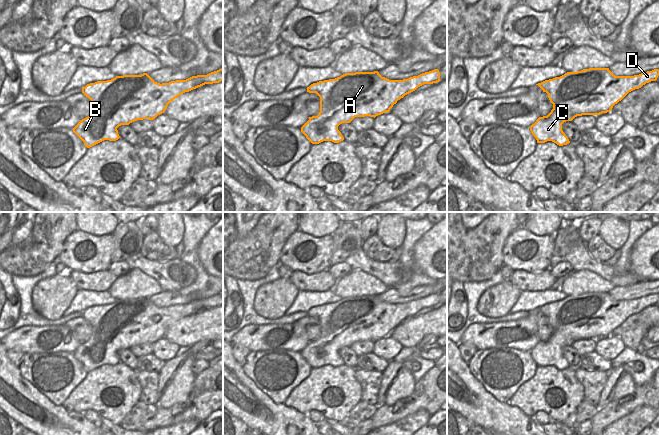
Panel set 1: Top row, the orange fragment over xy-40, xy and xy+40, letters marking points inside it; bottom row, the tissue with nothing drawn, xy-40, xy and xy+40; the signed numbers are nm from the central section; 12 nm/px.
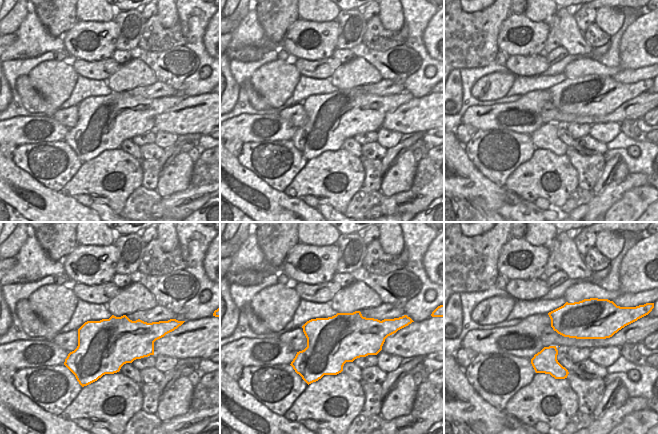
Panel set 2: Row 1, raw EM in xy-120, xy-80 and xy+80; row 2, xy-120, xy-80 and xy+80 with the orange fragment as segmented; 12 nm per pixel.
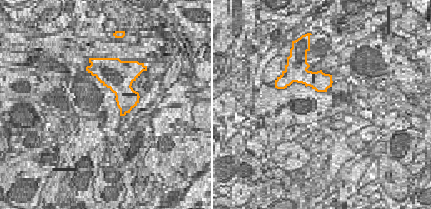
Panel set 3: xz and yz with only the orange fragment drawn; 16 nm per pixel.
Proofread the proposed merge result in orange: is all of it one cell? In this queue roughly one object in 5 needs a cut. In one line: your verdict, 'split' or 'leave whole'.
leave whole

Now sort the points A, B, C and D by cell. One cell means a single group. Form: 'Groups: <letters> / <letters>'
Groups: A B C D.

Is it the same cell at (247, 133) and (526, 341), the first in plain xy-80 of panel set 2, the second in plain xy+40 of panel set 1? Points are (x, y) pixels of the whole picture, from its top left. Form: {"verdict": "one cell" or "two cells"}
{"verdict": "one cell"}

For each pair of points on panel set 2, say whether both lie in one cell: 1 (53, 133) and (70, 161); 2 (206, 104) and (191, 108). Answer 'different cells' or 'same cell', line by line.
1: different cells
2: same cell

